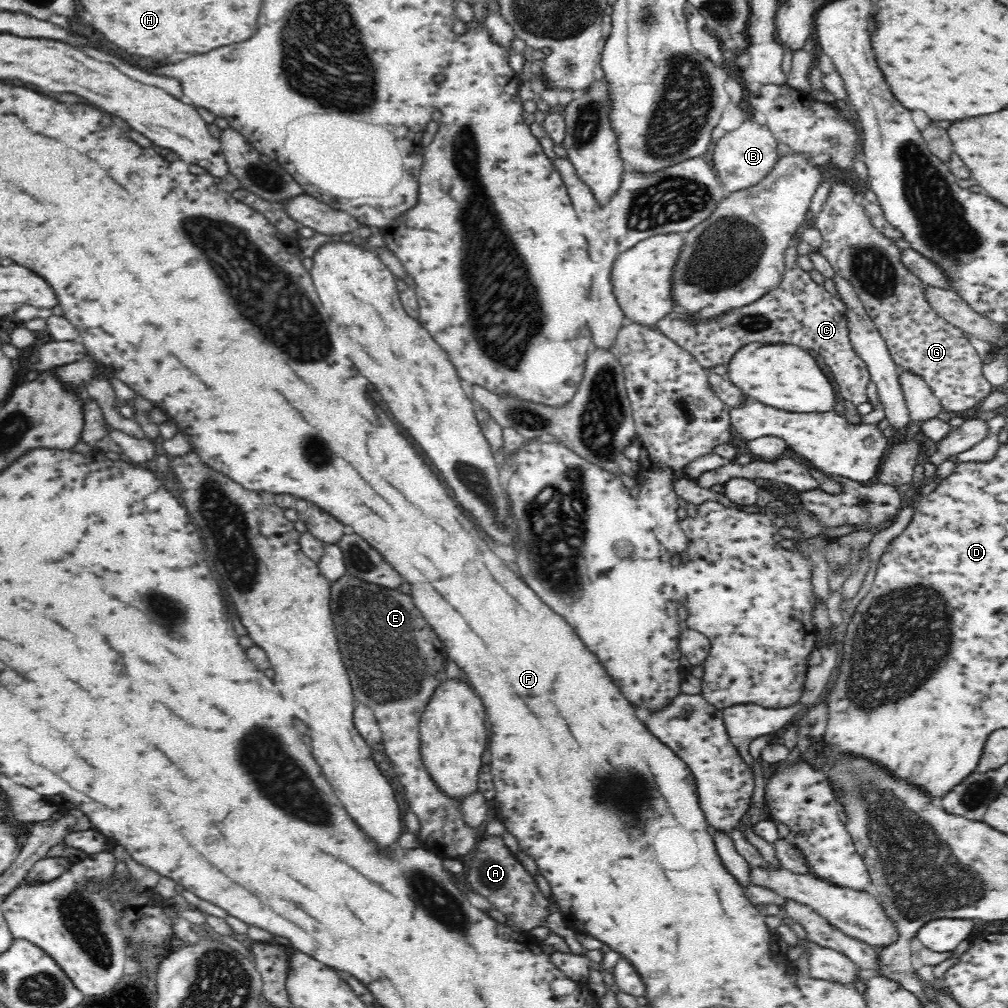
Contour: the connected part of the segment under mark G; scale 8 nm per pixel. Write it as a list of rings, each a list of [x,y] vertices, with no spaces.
[[[844,181],[832,184],[822,210],[813,221],[813,227],[822,235],[822,244],[817,252],[824,255],[835,274],[853,288],[856,297],[862,302],[863,308],[867,310],[870,319],[875,322],[879,333],[884,337],[892,360],[900,369],[920,374],[944,410],[962,412],[988,398],[993,388],[983,376],[983,364],[980,362],[978,352],[972,346],[972,341],[964,336],[961,328],[939,317],[931,308],[926,297],[926,288],[929,285],[902,263],[903,250],[896,246],[895,240],[882,235],[882,232],[872,225],[864,201],[856,195],[852,186]]]

